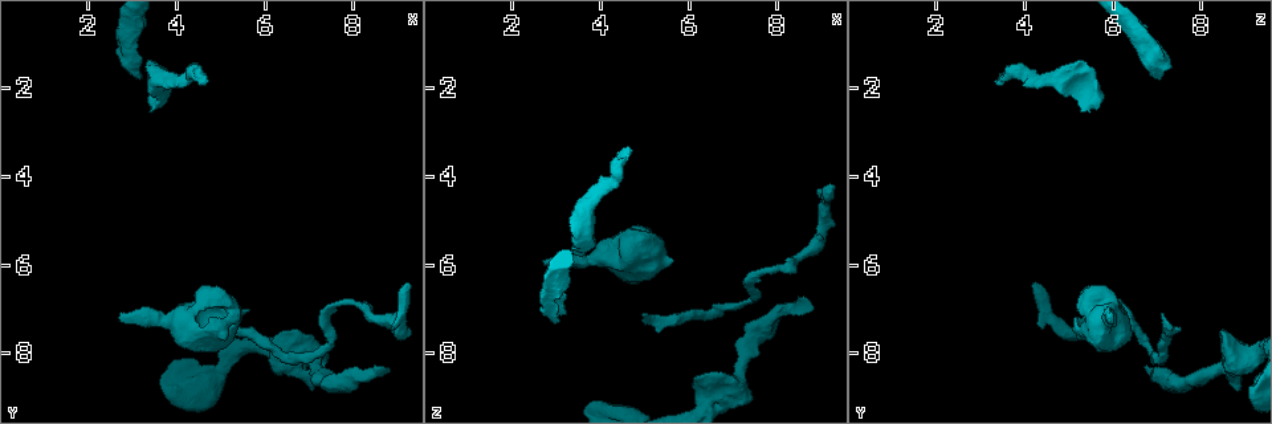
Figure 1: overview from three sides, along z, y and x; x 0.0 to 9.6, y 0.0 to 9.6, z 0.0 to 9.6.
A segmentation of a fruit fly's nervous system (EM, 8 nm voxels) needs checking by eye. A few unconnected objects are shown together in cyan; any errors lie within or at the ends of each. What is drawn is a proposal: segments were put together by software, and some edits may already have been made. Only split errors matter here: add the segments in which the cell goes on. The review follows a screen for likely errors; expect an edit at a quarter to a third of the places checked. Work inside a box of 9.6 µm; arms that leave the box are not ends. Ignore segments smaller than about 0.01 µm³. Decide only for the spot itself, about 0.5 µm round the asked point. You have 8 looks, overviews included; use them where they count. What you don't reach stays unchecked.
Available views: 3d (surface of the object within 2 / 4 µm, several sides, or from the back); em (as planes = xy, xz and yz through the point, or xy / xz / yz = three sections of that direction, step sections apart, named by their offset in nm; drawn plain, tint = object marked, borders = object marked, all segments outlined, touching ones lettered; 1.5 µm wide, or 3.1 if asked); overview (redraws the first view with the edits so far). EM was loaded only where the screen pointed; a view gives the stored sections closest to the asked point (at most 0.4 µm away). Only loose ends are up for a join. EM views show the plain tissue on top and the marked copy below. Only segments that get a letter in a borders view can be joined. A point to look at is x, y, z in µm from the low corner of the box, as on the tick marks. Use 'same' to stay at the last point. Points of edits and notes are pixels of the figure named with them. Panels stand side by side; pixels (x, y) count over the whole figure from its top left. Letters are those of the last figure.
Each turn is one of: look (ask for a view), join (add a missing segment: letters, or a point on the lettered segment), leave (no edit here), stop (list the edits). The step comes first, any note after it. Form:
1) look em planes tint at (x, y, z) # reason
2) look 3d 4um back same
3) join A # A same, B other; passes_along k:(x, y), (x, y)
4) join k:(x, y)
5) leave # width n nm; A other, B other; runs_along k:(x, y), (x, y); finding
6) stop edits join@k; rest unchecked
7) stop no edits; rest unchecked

look em planes borders at (2.75, 7.10, 6.00) # free end

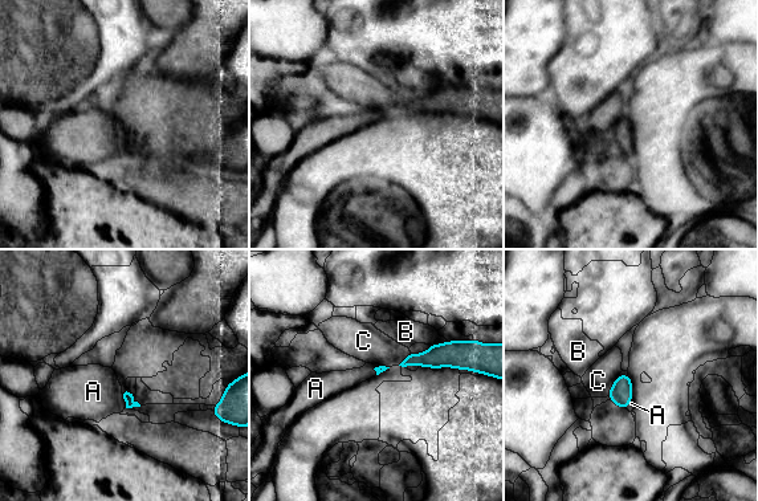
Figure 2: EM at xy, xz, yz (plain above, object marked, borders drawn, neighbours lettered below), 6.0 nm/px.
join A # A same, B other, C other; passes_along 2:(130, 402), (125, 400), (93, 391); the cell continues

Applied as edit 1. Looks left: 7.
look em xz step 8 borders at (5.00, 7.10, 7.10) # end of a long branch

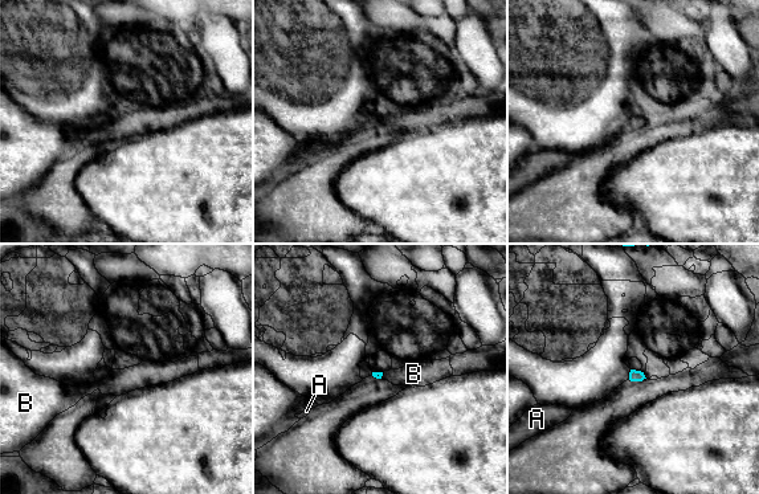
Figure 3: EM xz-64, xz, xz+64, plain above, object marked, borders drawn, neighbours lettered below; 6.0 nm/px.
look em planes borders same # another direction

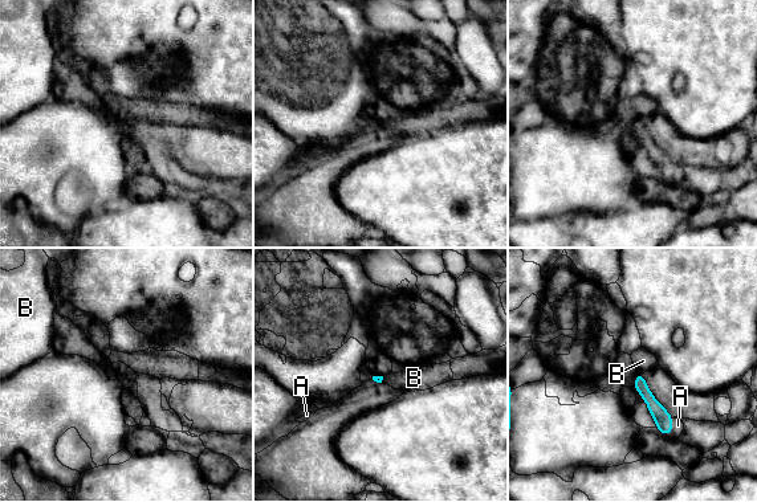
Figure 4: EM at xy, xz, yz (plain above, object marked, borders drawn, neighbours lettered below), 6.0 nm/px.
join A # A same, B other; passes_along 4:(663, 419), (672, 428), (678, 425); it goes on there

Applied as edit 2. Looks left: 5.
look em planes borders at (4.65, 1.85, 3.30) # an open end

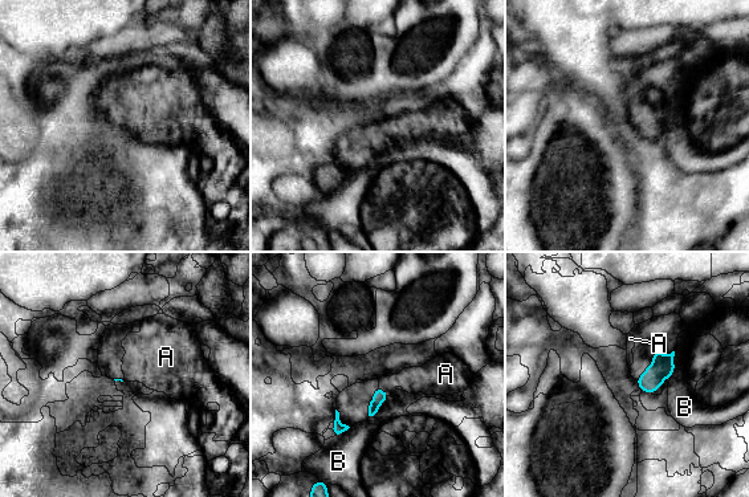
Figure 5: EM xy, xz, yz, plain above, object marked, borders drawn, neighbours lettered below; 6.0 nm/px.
join A # A same, B other; passes_along 5:(379, 395), (385, 391), (423, 379); it goes on there

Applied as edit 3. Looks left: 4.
stop edits join@2, join@4, join@5; rest unchecked

